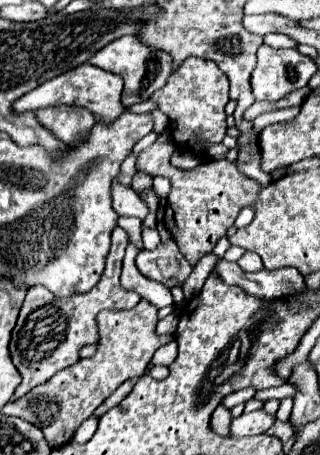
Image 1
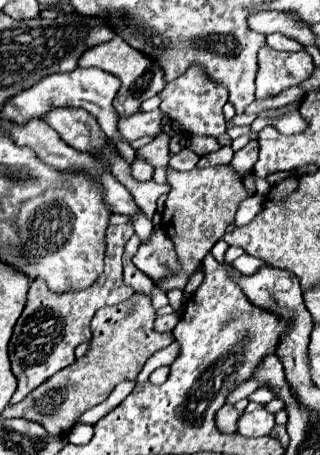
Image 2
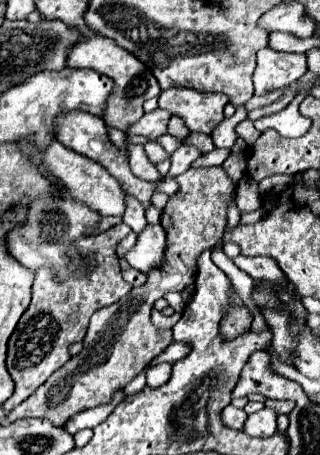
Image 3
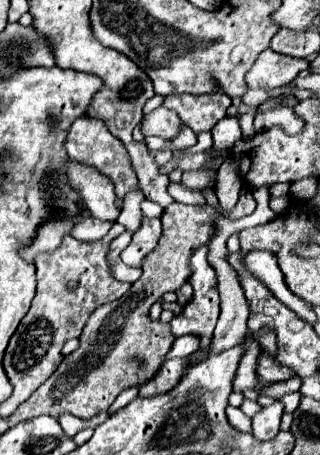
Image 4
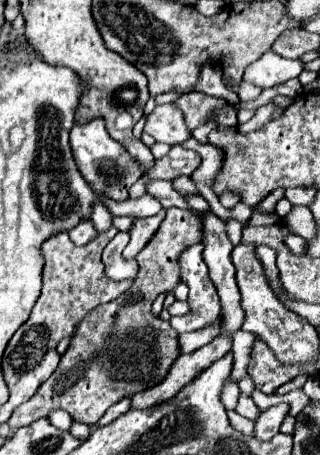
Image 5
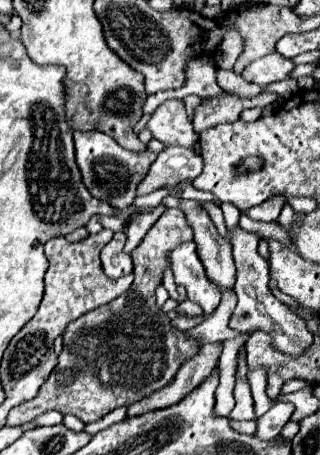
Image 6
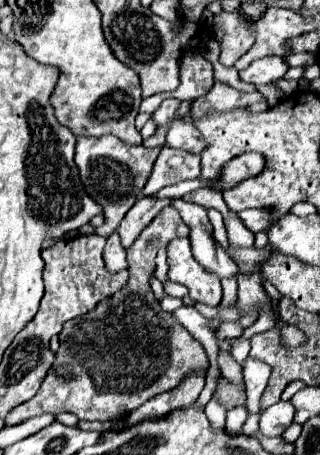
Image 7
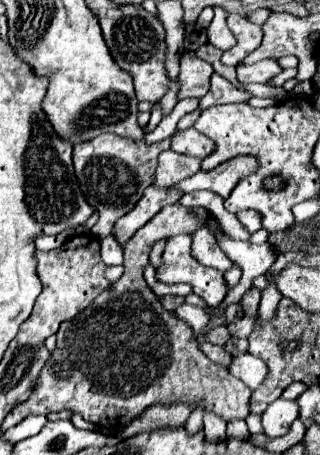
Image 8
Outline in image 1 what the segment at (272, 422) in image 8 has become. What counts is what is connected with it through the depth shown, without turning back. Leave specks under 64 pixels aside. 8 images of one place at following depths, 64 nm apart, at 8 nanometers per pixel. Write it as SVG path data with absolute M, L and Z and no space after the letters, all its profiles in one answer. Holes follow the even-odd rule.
M256 410L250 414L242 414L232 420L230 424L230 436L234 438L244 438L244 436L256 436L264 434L274 422L274 416L266 414L264 410Z

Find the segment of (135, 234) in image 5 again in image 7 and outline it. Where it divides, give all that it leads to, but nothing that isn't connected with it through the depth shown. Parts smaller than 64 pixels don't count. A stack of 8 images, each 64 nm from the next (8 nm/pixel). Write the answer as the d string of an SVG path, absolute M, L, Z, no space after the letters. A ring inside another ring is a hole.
M144 196L140 198L130 210L128 214L124 216L122 224L118 226L118 234L122 236L122 246L124 248L130 248L136 238L140 236L140 232L158 216L158 212L162 208L166 208L170 204L170 200L154 200L150 196Z

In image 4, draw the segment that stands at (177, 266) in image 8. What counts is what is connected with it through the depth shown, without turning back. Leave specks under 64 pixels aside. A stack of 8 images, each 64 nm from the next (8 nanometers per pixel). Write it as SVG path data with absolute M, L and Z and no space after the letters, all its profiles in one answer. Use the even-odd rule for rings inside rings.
M208 246L198 248L192 254L192 276L188 278L188 282L192 284L194 294L192 294L192 300L184 306L182 314L178 314L178 316L172 318L172 322L170 322L172 324L172 334L176 338L186 336L186 334L194 334L194 336L200 338L198 352L208 352L210 350L210 342L212 342L212 334L214 334L214 326L216 326L216 320L218 320L218 314L220 314L218 276L216 276L216 270L208 262Z

